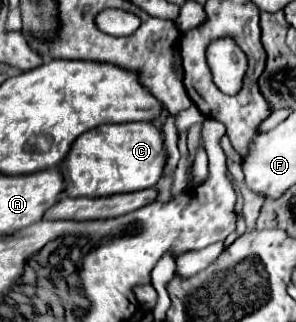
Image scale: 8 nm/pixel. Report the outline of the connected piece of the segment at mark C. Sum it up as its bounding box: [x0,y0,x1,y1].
[60,122,168,196]

